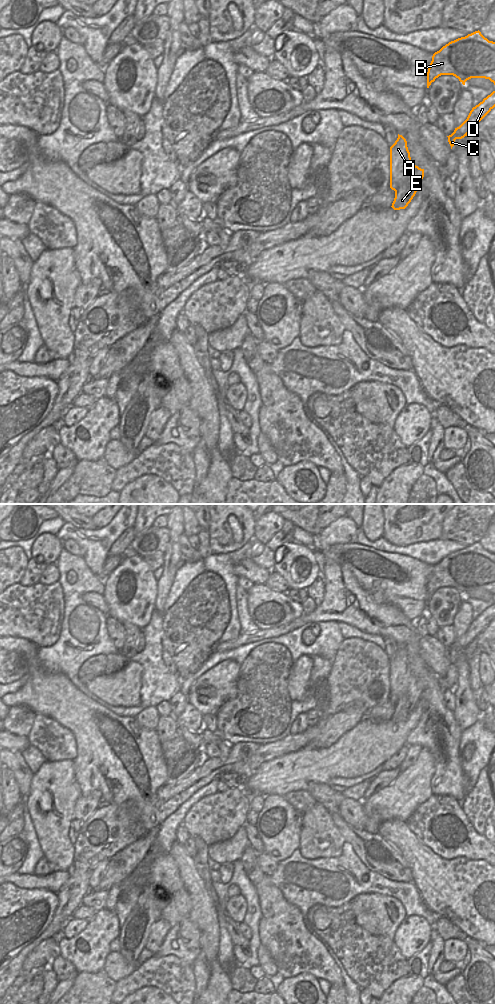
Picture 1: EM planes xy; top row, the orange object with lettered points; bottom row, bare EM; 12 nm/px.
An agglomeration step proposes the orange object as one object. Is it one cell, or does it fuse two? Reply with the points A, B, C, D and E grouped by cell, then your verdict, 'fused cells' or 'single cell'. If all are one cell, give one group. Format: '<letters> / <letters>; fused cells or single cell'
A B / C D E; fused cells

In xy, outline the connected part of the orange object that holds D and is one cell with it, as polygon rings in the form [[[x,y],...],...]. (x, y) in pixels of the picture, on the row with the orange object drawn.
[[[495,91],[483,99],[478,105],[472,108],[467,119],[454,132],[447,136],[452,147],[456,139],[462,139],[495,107]]]

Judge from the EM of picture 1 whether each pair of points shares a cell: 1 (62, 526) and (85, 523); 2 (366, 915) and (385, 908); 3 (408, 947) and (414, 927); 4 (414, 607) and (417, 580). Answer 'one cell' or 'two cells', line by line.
1: two cells
2: one cell
3: one cell
4: one cell

